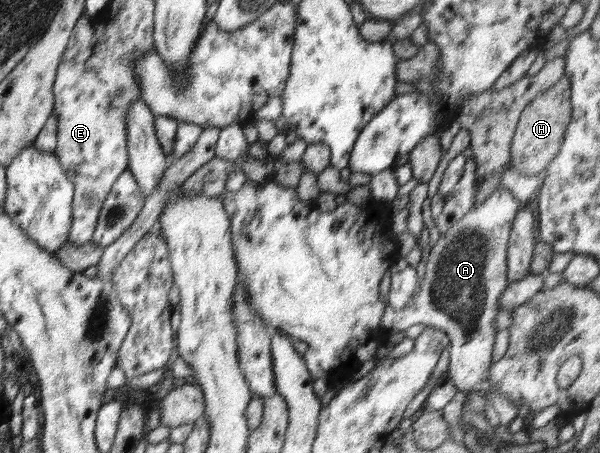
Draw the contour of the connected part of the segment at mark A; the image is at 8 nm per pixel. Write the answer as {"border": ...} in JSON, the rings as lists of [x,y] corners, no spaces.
{"border":[[[501,185],[483,203],[473,205],[456,225],[450,227],[445,235],[439,236],[437,243],[431,248],[429,258],[422,263],[421,285],[412,302],[400,311],[387,308],[381,320],[382,327],[386,327],[393,334],[417,324],[444,331],[450,339],[448,374],[455,384],[456,391],[465,391],[469,394],[483,393],[483,397],[487,399],[485,419],[493,427],[505,425],[507,429],[516,418],[518,407],[512,404],[512,401],[506,400],[486,379],[492,364],[491,353],[497,333],[494,323],[498,312],[497,300],[509,284],[506,276],[508,239],[513,220],[521,205],[522,203]]]}

